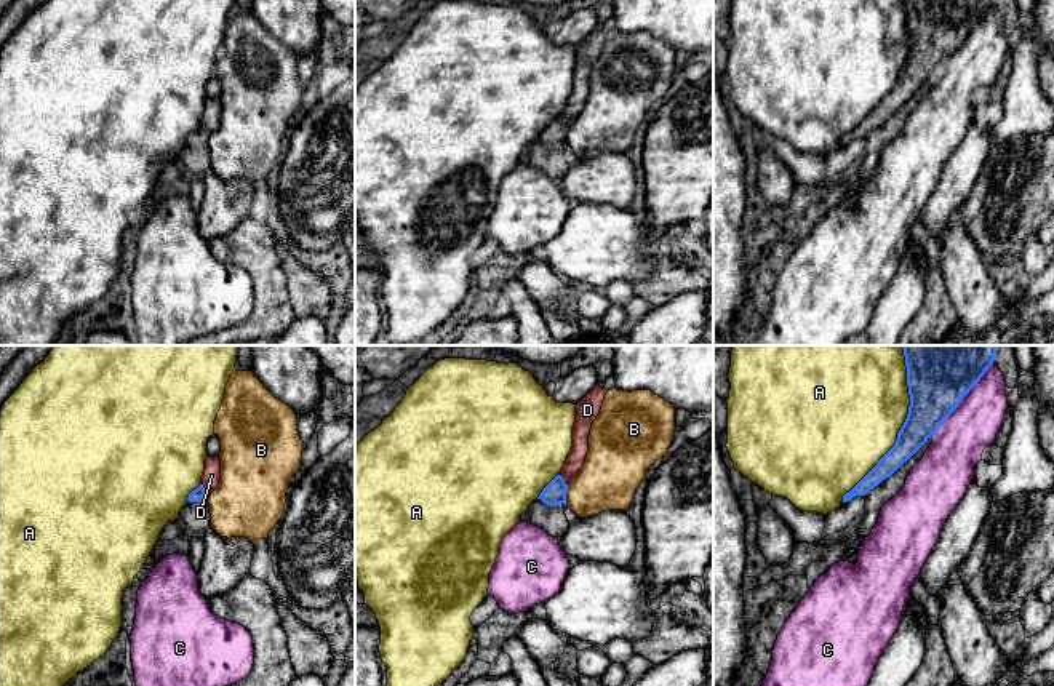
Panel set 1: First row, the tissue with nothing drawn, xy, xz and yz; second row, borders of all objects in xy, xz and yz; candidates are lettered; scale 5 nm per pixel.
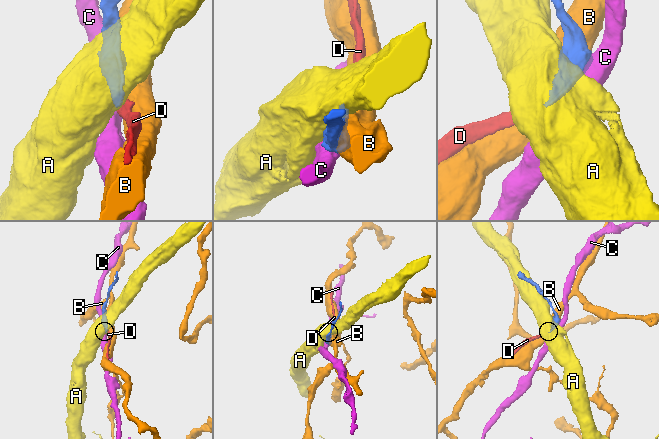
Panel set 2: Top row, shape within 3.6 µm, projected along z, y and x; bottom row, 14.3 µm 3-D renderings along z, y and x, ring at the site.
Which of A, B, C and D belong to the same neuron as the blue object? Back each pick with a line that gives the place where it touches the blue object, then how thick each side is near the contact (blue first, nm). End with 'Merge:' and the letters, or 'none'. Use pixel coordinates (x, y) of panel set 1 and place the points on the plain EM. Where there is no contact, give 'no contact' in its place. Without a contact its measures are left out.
D: meets blue in xy at (205, 138); 60 nm thick on the blue side, 90 nm on the other
Merge: D

